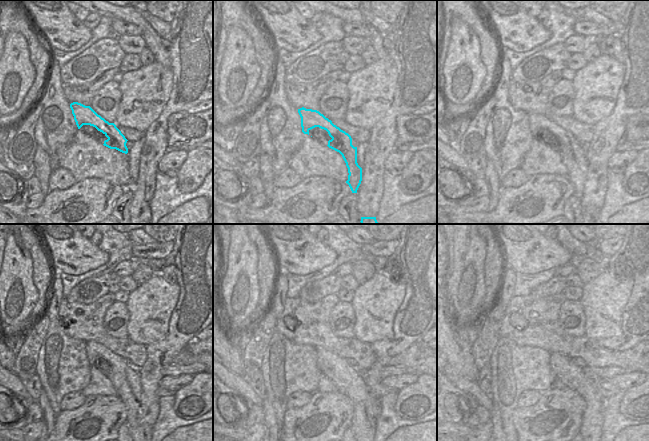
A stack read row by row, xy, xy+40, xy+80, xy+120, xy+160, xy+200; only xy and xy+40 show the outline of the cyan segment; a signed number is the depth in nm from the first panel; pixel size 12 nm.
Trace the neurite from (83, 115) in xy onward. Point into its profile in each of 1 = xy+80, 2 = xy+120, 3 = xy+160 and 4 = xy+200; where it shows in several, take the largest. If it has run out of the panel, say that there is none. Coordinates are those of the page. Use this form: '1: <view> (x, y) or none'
1: xy+80 (573, 156)
2: xy+120 (126, 381)
3: xy+160 (348, 381)
4: xy+200 (567, 374)

